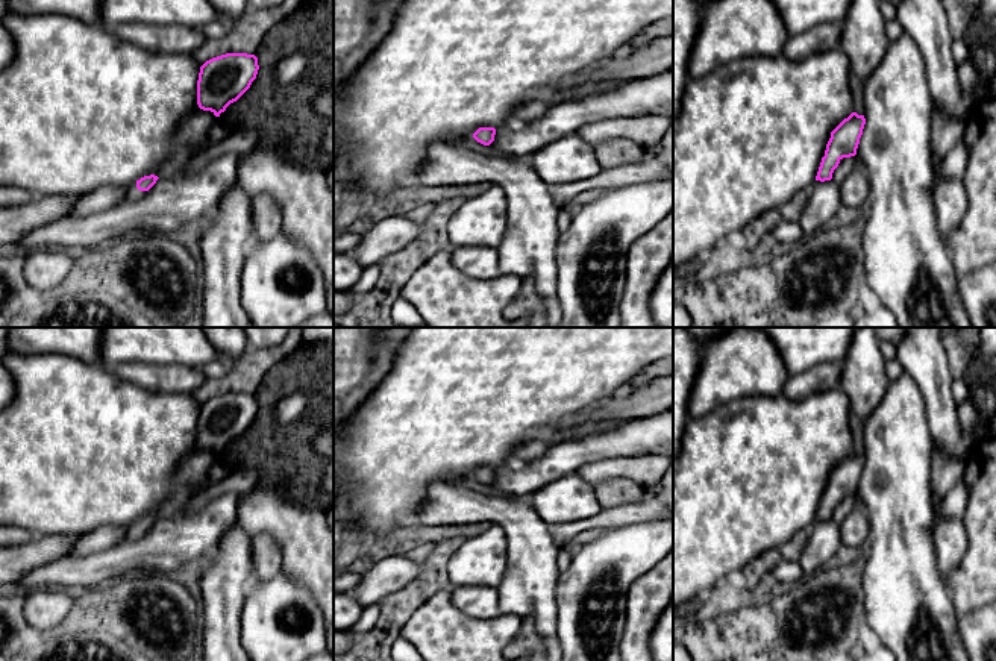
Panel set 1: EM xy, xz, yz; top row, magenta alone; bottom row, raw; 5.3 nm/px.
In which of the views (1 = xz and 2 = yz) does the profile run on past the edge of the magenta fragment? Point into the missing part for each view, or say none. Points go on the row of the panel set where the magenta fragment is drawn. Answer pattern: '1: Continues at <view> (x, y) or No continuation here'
1: No continuation here
2: No continuation here

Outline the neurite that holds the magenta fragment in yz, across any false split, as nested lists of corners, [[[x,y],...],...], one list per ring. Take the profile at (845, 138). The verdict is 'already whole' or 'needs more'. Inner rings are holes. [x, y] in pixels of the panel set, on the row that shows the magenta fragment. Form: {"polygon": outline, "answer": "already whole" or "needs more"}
{"polygon": [[[852,112],[832,132],[826,144],[816,180],[825,182],[832,179],[834,170],[843,158],[857,155],[860,138],[866,124],[864,115]]], "answer": "already whole"}

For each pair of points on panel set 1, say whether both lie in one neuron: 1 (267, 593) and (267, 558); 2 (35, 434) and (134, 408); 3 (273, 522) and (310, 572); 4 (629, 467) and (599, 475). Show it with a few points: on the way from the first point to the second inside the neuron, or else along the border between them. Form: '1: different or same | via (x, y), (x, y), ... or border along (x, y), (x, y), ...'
1: different | border along (279, 570), (269, 578), (253, 578)
2: same | via (59, 434), (109, 432)
3: same | via (285, 534), (310, 560)
4: same | via (622, 467), (607, 469)

